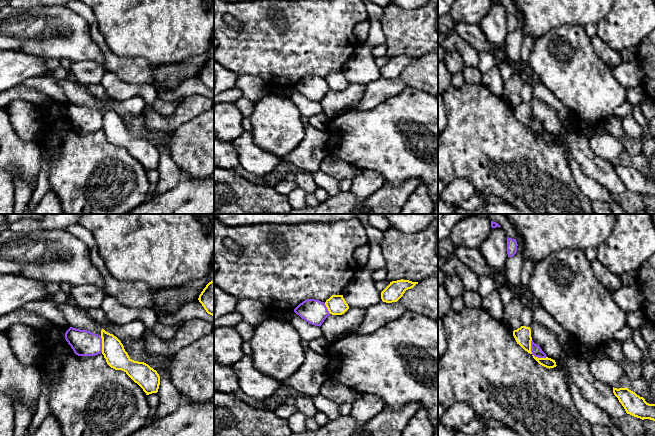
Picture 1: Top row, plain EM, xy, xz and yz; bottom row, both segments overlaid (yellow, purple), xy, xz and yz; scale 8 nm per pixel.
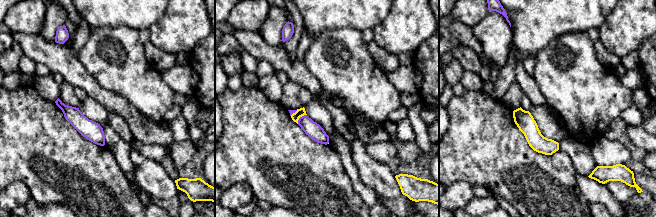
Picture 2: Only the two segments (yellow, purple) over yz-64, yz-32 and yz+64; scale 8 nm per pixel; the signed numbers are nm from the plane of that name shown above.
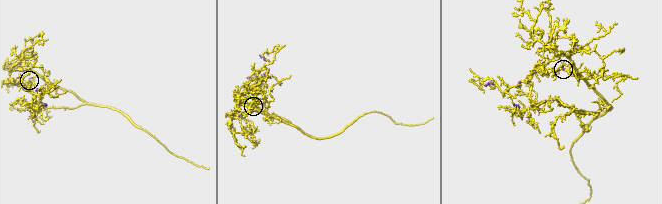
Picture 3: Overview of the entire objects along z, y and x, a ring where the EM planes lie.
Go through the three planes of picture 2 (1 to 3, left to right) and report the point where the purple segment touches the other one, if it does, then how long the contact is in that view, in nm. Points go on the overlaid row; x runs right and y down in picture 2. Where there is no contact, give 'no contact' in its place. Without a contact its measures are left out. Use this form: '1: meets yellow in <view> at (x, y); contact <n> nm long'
1: no contact
2: meets yellow in yz-32 at (300, 116); contact 110 nm long
3: no contact

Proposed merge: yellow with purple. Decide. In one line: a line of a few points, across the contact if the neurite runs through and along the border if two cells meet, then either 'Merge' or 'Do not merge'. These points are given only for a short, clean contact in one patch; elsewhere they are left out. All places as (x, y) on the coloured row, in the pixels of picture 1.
Merge

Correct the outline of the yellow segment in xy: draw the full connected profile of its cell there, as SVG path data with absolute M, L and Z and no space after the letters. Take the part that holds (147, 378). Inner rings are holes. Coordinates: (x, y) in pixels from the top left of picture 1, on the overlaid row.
M70 327L65 333L65 339L78 356L95 356L102 353L111 368L124 371L146 395L158 392L160 376L157 371L144 362L132 360L121 341L113 334L104 329L98 335Z

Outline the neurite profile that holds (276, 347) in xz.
M274 316L257 325L250 339L254 366L281 382L293 375L305 361L305 349L295 327Z

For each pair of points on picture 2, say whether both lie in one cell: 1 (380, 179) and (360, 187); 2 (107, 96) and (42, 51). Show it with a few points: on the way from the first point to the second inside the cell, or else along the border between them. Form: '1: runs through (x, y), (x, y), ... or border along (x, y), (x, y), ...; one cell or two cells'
1: border along (354, 164), (358, 177), (382, 199); two cells
2: runs through (91, 87), (58, 58); one cell

